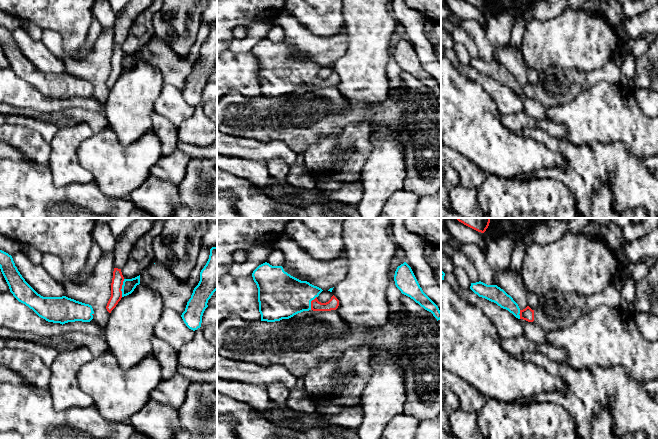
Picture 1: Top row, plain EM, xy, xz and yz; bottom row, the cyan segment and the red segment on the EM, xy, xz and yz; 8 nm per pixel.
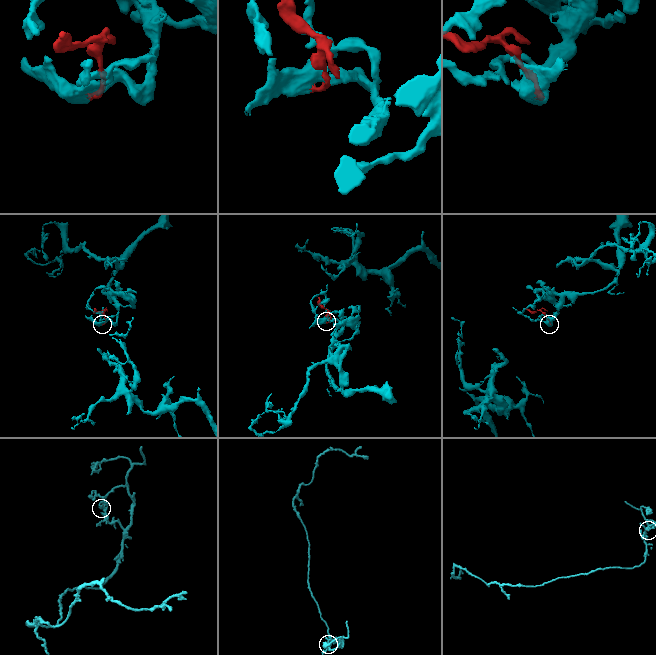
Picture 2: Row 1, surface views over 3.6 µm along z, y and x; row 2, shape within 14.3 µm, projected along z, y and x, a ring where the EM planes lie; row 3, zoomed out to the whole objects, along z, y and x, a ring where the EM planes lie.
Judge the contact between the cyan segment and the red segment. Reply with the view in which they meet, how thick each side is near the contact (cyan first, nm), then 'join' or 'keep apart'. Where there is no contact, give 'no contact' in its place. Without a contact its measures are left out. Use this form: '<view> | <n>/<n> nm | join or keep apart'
xy | 100/100 nm | join

